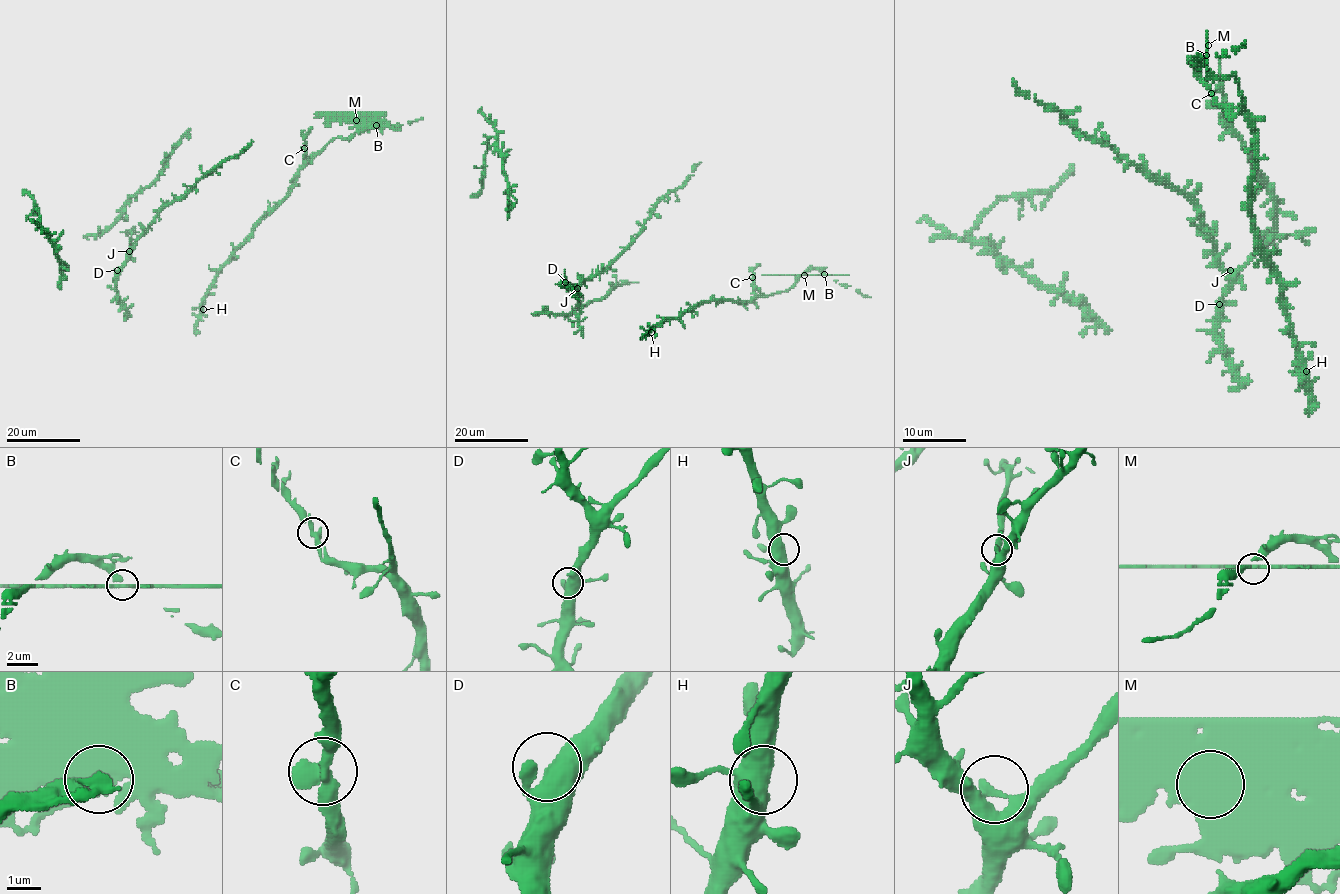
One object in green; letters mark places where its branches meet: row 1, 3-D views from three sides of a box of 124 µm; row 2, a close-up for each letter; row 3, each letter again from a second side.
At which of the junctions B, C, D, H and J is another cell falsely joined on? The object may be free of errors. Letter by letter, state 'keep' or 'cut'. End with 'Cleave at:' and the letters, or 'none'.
B: cut
C: keep
D: keep
H: keep
J: keep
Cleave at: B

